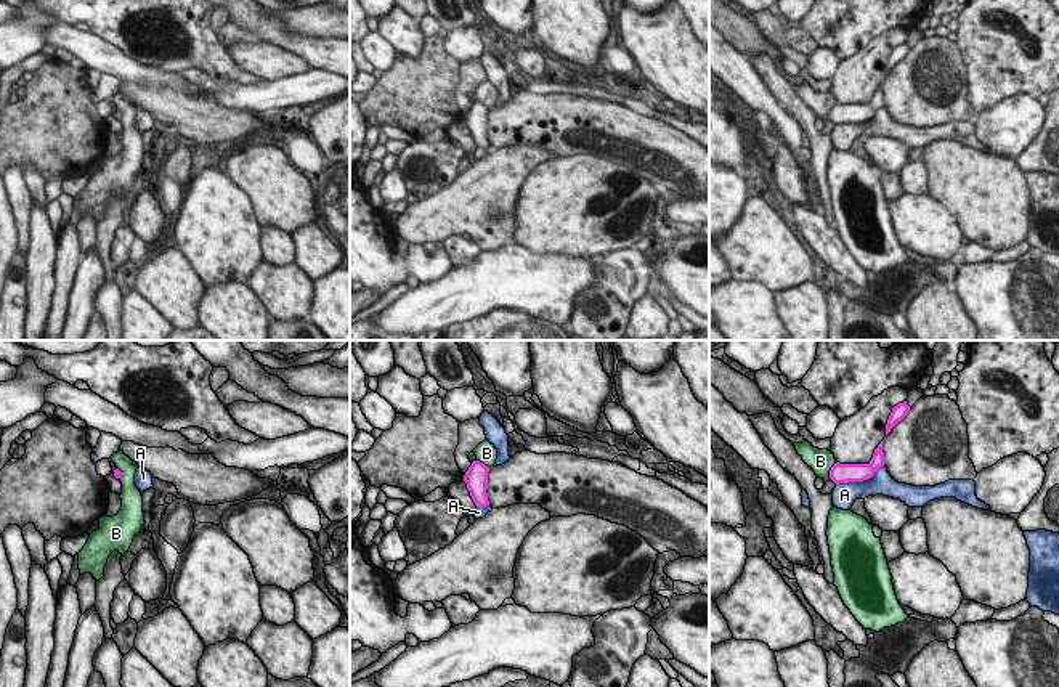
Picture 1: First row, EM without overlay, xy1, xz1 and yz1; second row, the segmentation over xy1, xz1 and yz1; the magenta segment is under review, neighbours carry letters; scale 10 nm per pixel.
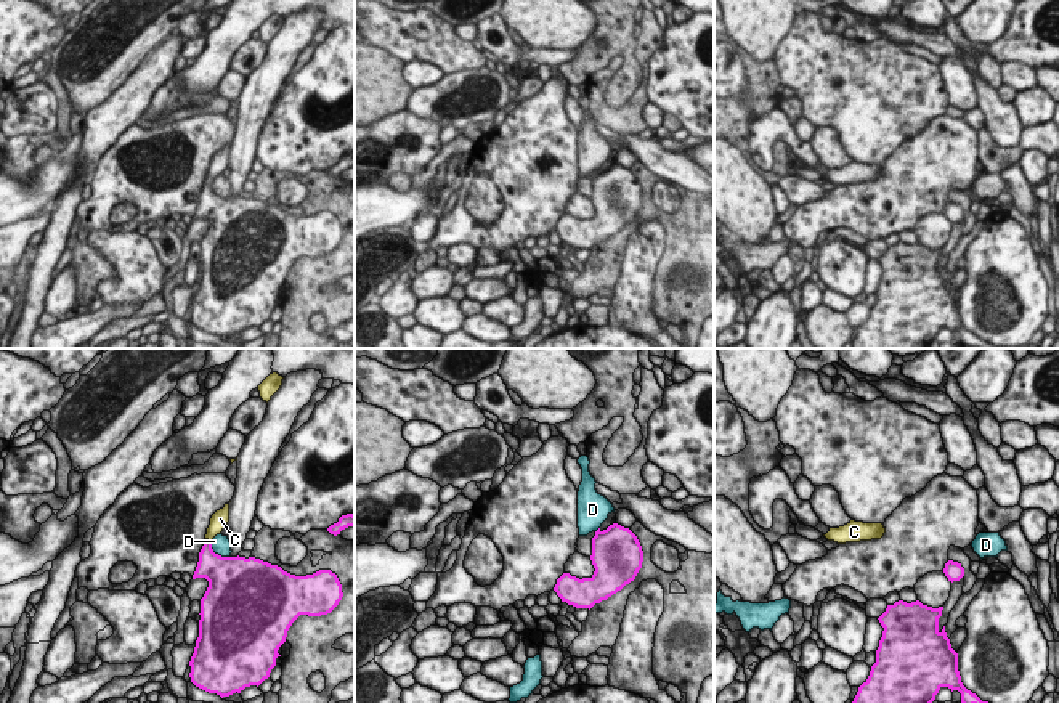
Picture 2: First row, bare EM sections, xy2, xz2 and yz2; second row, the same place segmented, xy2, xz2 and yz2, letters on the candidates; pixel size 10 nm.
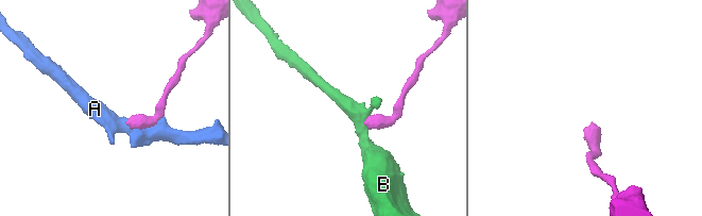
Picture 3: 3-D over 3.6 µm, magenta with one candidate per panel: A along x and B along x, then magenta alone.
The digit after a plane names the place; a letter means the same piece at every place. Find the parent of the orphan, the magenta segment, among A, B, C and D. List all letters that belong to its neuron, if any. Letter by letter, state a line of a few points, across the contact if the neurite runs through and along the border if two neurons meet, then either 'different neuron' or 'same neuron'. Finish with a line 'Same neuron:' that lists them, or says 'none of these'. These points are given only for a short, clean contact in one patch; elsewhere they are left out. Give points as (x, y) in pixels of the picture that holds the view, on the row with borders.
A: line yz1 (883, 464), (867, 479), (839, 482), (836, 485); different neuron
B: line yz1 (836, 463), (830, 471), (830, 479); different neuron
C: line xy2 (210, 564), (207, 559), (207, 540), (220, 519); same neuron
D: different neuron
Same neuron: C

